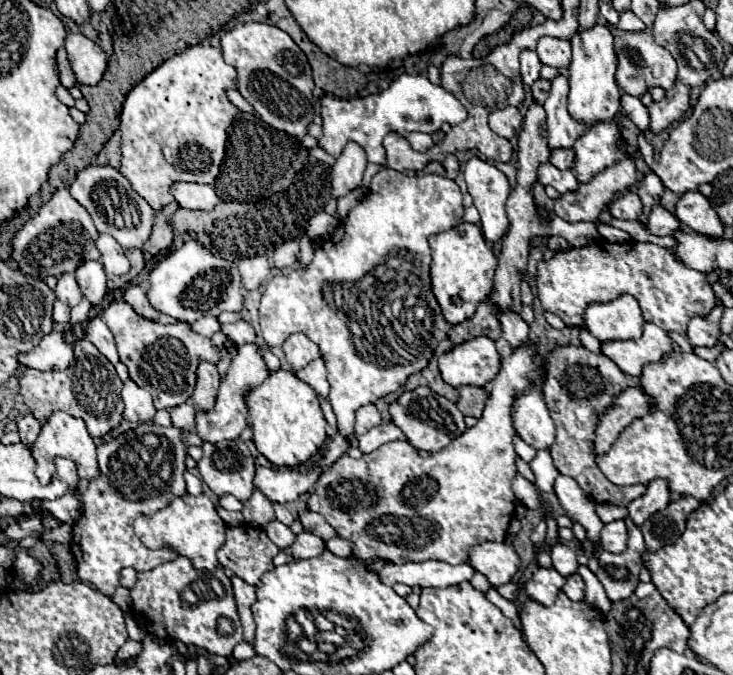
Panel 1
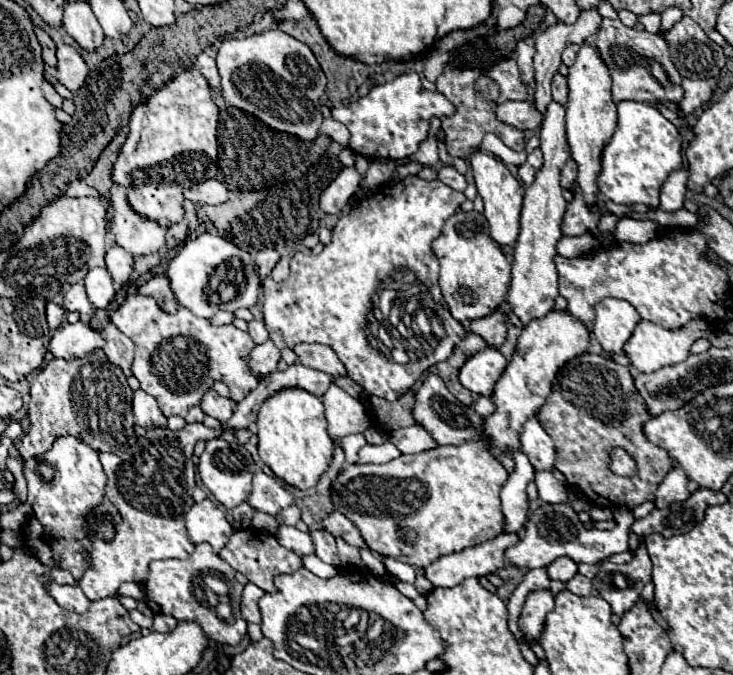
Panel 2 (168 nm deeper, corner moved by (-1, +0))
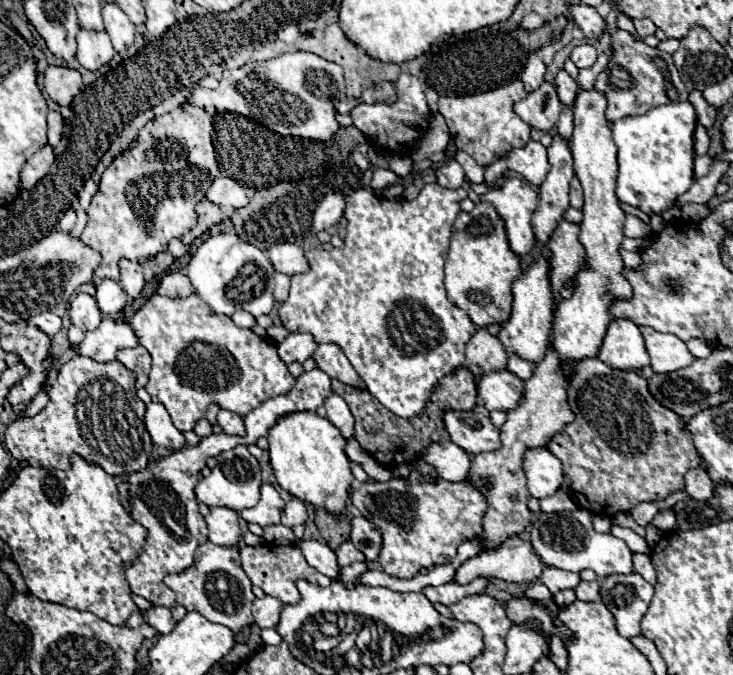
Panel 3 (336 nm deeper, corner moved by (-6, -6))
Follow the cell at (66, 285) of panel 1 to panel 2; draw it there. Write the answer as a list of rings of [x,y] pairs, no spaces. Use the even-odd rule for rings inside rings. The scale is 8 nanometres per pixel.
[[[77,282],[77,284],[71,284],[69,290],[65,292],[63,296],[63,306],[69,310],[69,312],[79,312],[79,314],[93,314],[93,306],[85,294],[85,288],[83,288],[83,282]]]

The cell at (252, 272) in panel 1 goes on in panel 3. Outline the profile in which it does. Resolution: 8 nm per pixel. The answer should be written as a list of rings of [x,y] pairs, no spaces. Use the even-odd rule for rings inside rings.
[[[294,242],[274,244],[268,250],[268,256],[270,256],[270,262],[274,264],[274,268],[278,272],[284,272],[288,276],[300,274],[300,272],[308,272],[306,252],[298,244],[294,244]]]

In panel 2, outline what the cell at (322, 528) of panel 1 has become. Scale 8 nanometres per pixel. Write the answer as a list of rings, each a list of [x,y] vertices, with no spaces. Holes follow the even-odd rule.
[[[331,512],[323,518],[323,528],[333,536],[333,538],[343,538],[351,546],[365,546],[359,530],[339,512]]]

